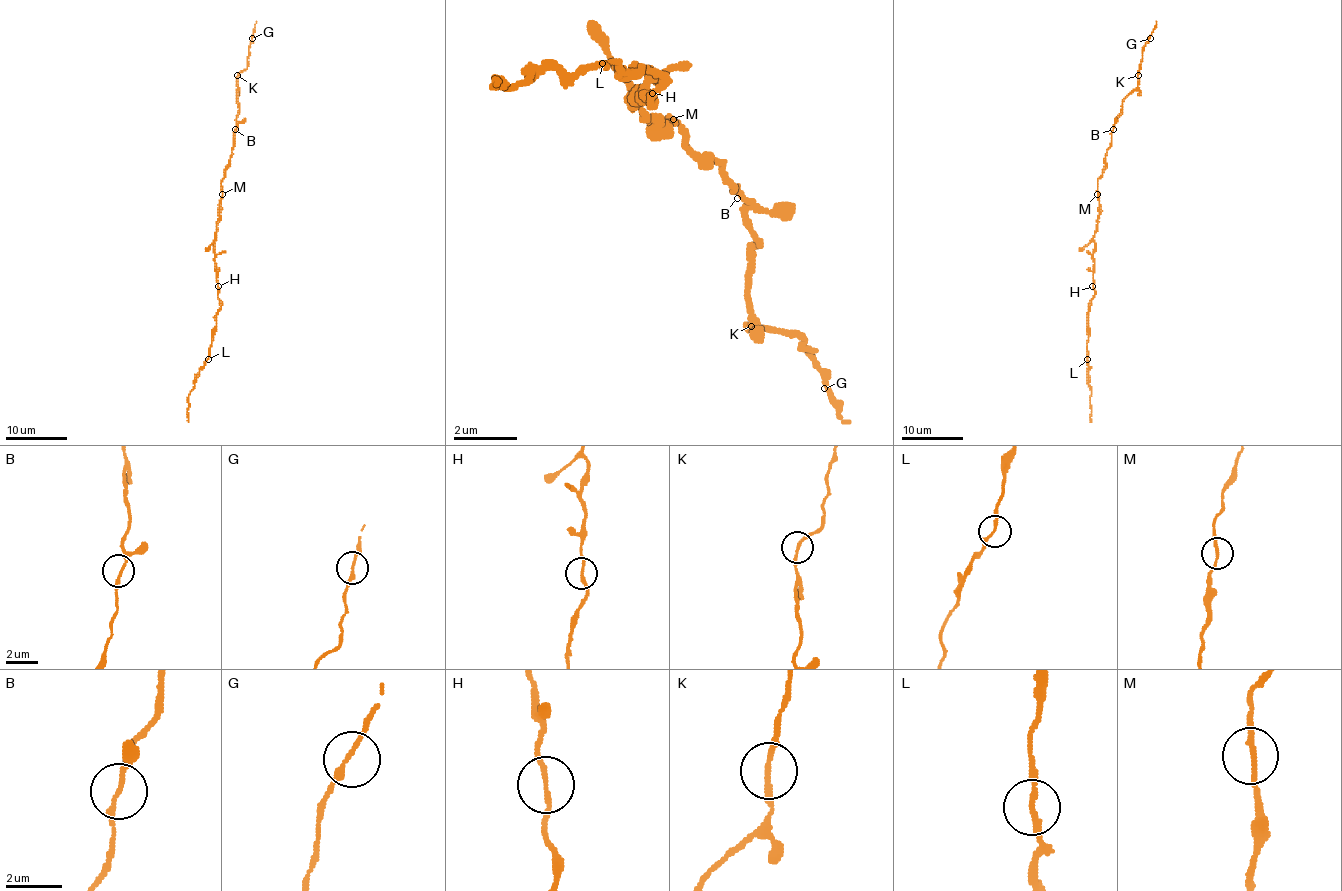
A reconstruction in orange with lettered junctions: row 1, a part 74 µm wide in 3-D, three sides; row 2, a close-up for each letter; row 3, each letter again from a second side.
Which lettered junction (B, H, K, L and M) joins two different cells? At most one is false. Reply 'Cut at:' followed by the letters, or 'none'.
Cut at: none

